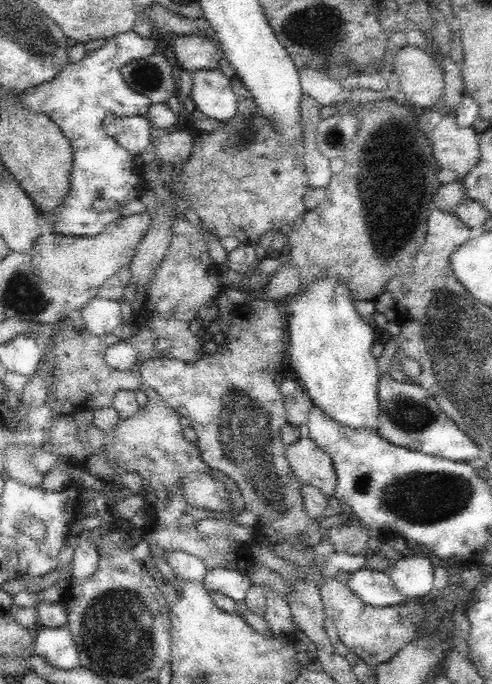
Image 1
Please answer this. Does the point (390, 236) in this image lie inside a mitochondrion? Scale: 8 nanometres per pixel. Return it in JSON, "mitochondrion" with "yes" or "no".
{"mitochondrion":"yes"}

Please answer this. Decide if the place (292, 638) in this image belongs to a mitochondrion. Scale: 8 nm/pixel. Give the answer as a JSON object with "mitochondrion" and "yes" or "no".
{"mitochondrion":"no"}

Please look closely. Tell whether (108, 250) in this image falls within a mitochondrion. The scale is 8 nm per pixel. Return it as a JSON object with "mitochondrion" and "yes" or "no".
{"mitochondrion":"no"}

